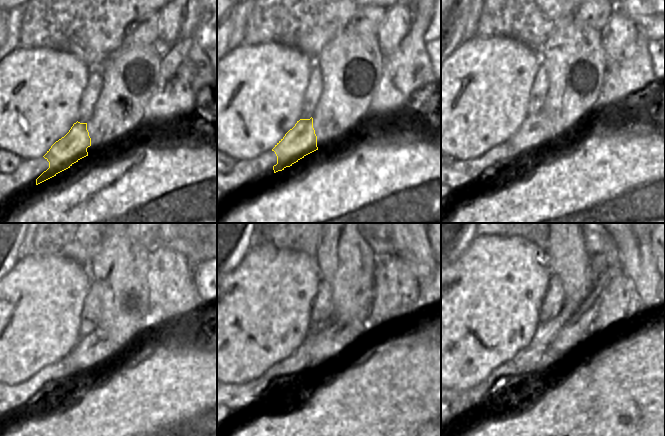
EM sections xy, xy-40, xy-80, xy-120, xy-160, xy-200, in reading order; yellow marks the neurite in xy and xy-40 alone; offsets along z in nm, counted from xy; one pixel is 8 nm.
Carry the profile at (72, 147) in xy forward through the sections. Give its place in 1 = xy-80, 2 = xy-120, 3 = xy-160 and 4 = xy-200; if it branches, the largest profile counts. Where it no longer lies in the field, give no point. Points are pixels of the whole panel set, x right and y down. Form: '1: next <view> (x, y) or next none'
1: next xy-80 (534, 130)
2: next xy-120 (89, 354)
3: next xy-160 (325, 336)
4: next xy-200 (546, 332)

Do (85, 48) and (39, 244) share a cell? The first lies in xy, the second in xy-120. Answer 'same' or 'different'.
same

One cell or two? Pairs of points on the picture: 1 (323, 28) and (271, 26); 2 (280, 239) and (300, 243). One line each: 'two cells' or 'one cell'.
1: one cell
2: one cell

